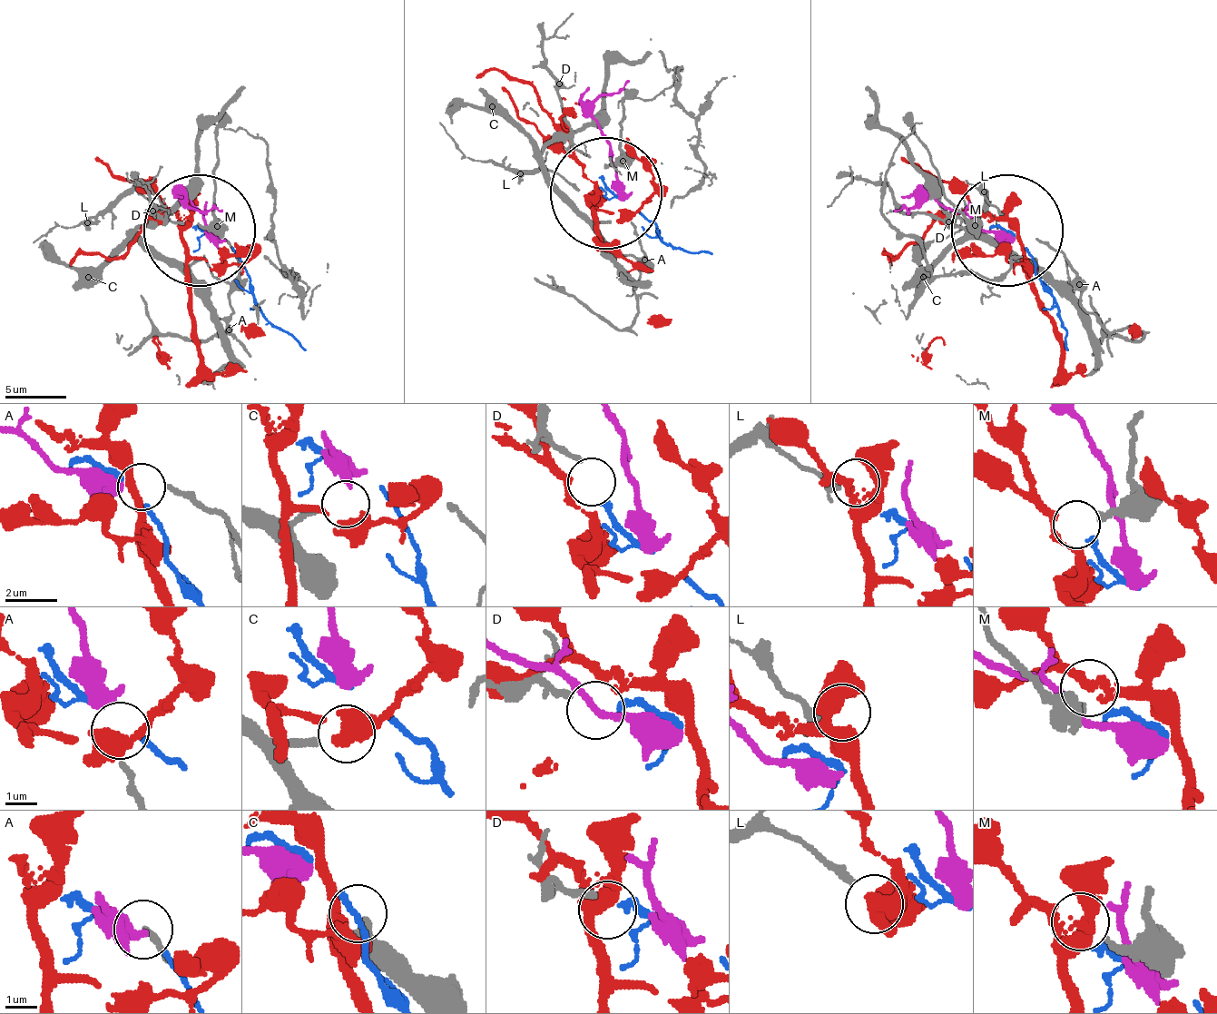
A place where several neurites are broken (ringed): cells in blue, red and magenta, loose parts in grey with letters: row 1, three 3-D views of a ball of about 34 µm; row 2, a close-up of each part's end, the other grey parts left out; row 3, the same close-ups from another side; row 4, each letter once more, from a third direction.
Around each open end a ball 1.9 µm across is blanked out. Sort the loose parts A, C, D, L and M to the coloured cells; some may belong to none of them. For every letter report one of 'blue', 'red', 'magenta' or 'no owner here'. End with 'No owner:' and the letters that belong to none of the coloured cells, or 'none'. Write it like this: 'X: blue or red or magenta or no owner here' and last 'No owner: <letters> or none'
A: magenta
C: no owner here
D: blue
L: no owner here
M: red
No owner: C, L

